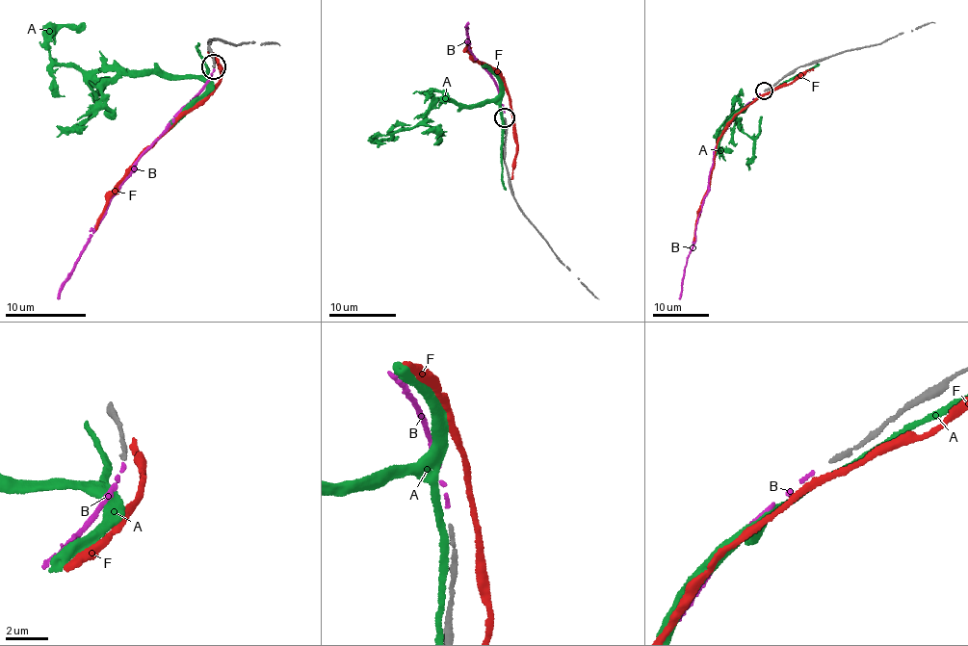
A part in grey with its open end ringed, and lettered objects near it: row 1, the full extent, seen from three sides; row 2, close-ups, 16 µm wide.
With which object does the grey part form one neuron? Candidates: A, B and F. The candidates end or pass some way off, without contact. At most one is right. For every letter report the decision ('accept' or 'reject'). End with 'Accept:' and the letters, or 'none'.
A: reject
B: accept
F: reject
Accept: B

